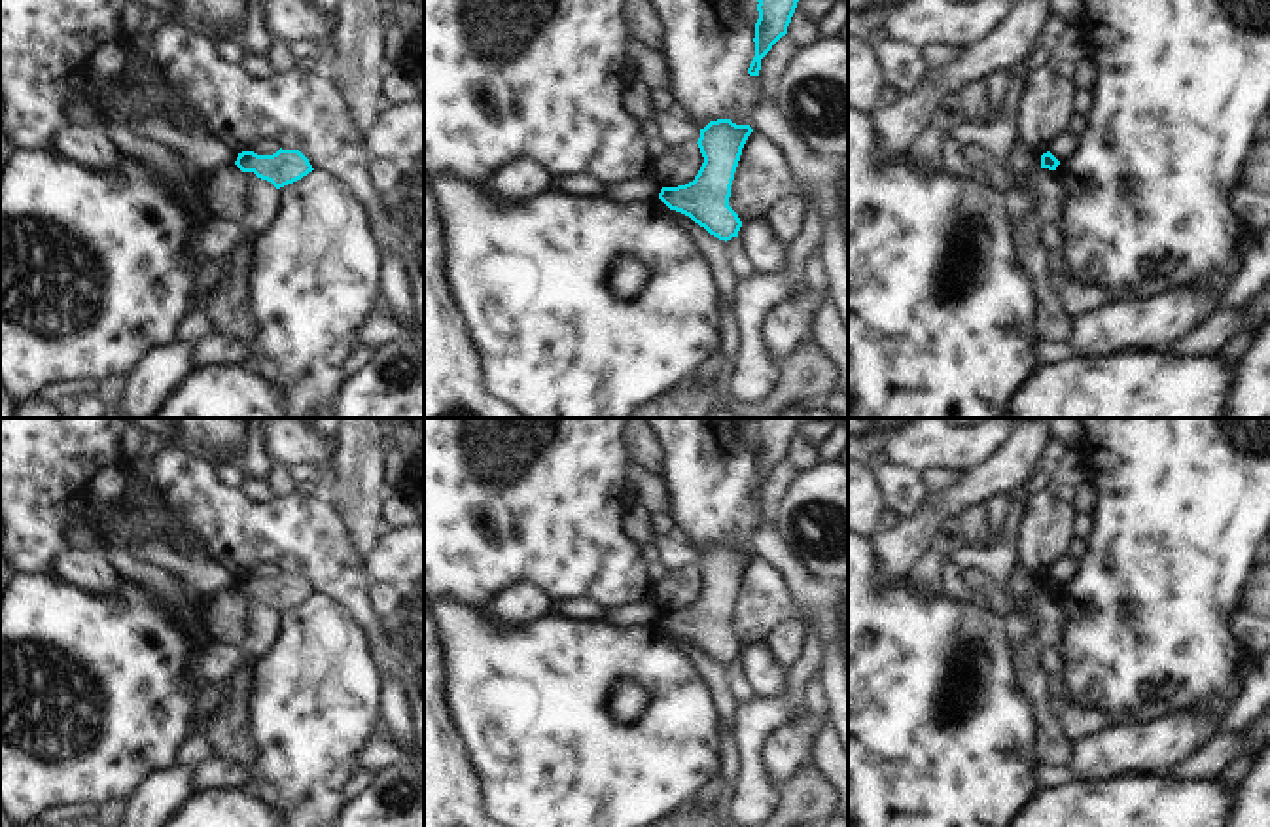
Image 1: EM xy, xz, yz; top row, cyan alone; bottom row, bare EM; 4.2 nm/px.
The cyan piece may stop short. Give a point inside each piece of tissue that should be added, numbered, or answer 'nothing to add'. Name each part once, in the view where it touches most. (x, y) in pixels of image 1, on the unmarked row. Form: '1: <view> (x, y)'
nothing to add

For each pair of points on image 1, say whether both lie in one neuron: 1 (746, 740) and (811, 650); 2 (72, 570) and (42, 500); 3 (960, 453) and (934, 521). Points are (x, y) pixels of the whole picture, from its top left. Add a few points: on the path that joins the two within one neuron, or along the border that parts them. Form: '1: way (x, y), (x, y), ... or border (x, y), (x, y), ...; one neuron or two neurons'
1: way (769, 718), (793, 693), (799, 672); one neuron
2: border (70, 547), (52, 572); two neurons
3: border (998, 449), (985, 464), (962, 475); two neurons

